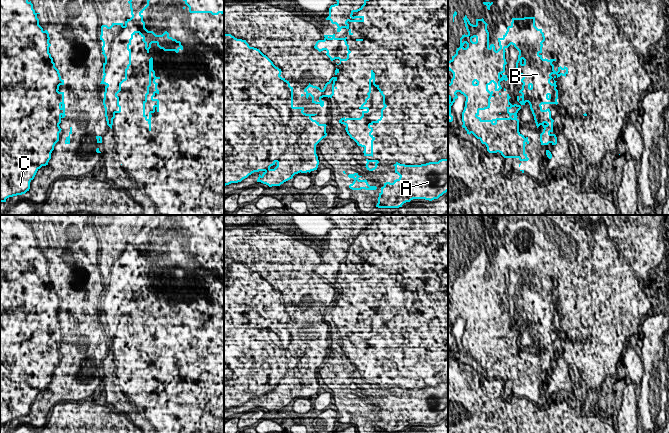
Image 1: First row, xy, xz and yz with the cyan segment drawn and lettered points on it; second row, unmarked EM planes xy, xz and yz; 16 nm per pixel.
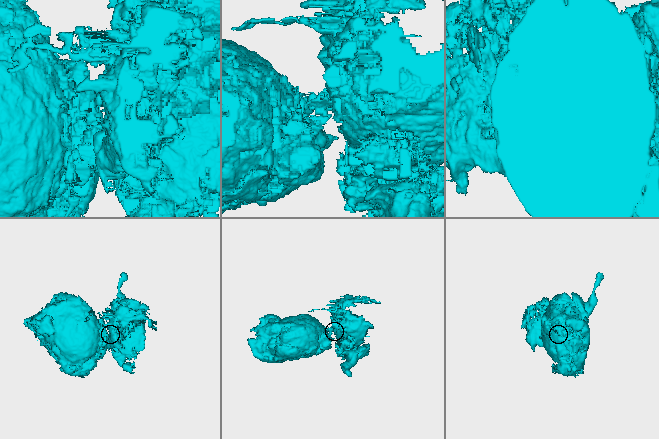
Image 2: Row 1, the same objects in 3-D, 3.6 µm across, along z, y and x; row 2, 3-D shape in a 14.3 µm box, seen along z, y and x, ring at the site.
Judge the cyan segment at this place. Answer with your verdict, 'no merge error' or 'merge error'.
merge error

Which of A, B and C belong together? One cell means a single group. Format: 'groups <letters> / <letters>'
groups A B / C

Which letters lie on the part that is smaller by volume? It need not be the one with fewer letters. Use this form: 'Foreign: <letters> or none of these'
Foreign: A, B

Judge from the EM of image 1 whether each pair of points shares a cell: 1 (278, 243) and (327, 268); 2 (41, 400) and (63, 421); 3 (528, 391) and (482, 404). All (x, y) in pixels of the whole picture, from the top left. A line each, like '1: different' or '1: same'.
1: different
2: different
3: different

